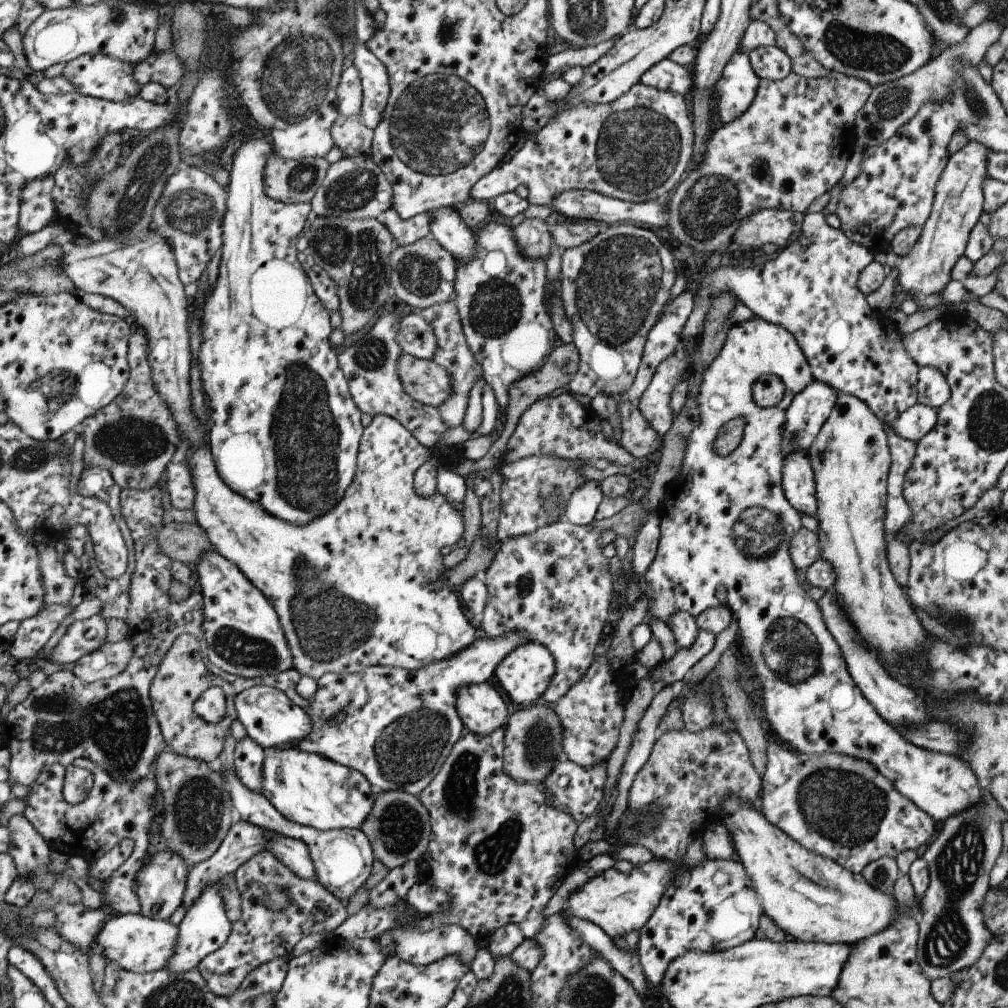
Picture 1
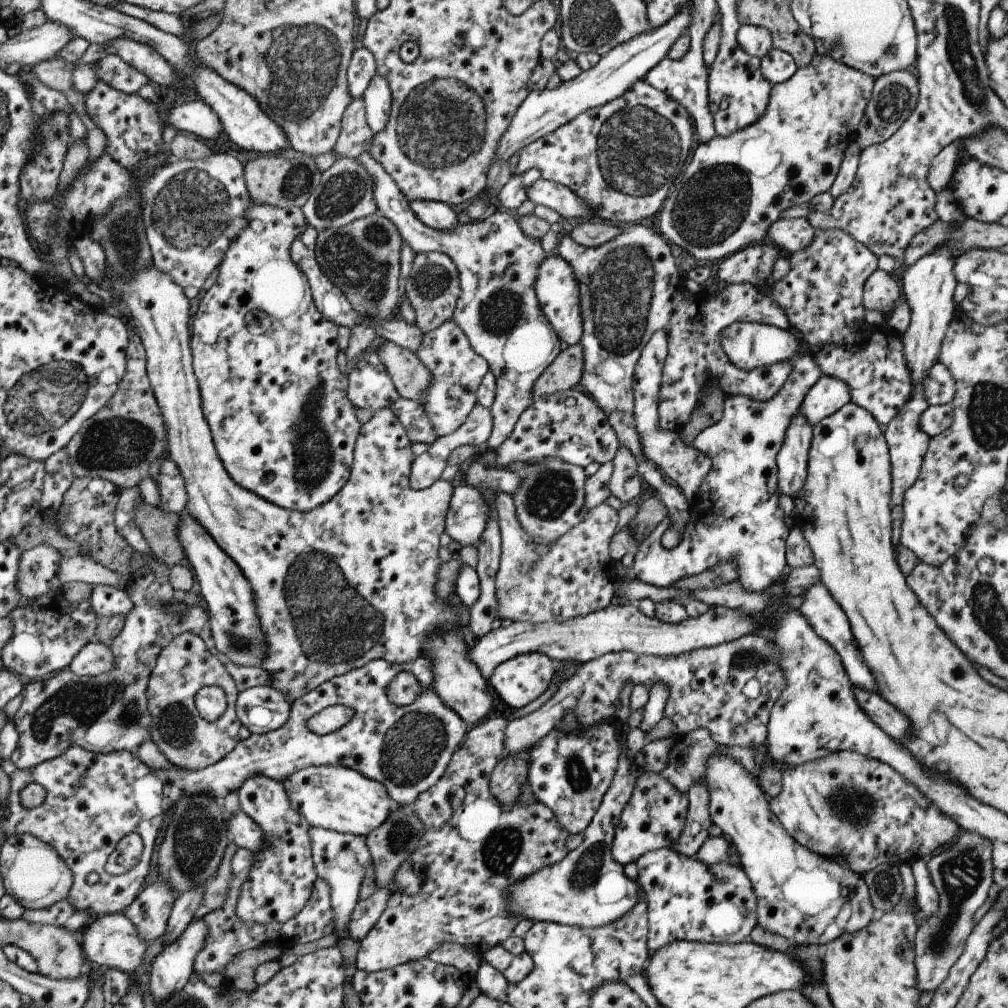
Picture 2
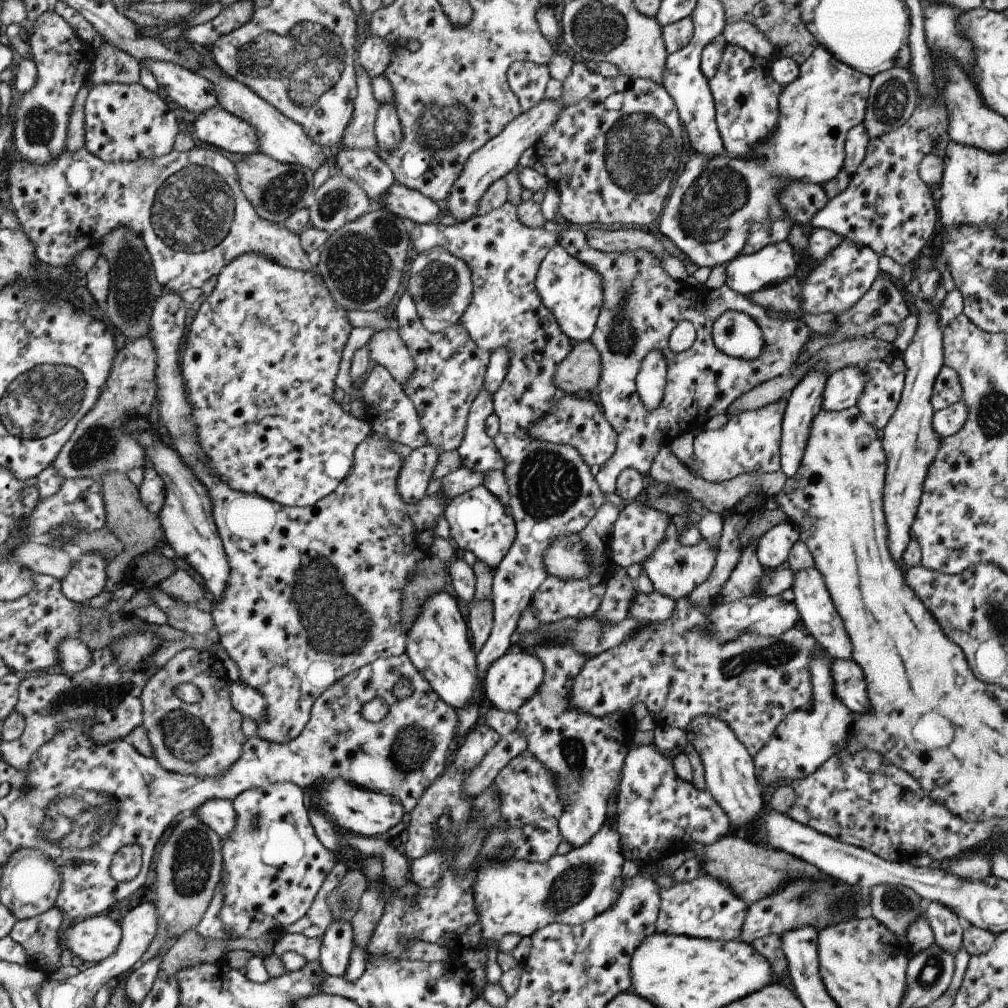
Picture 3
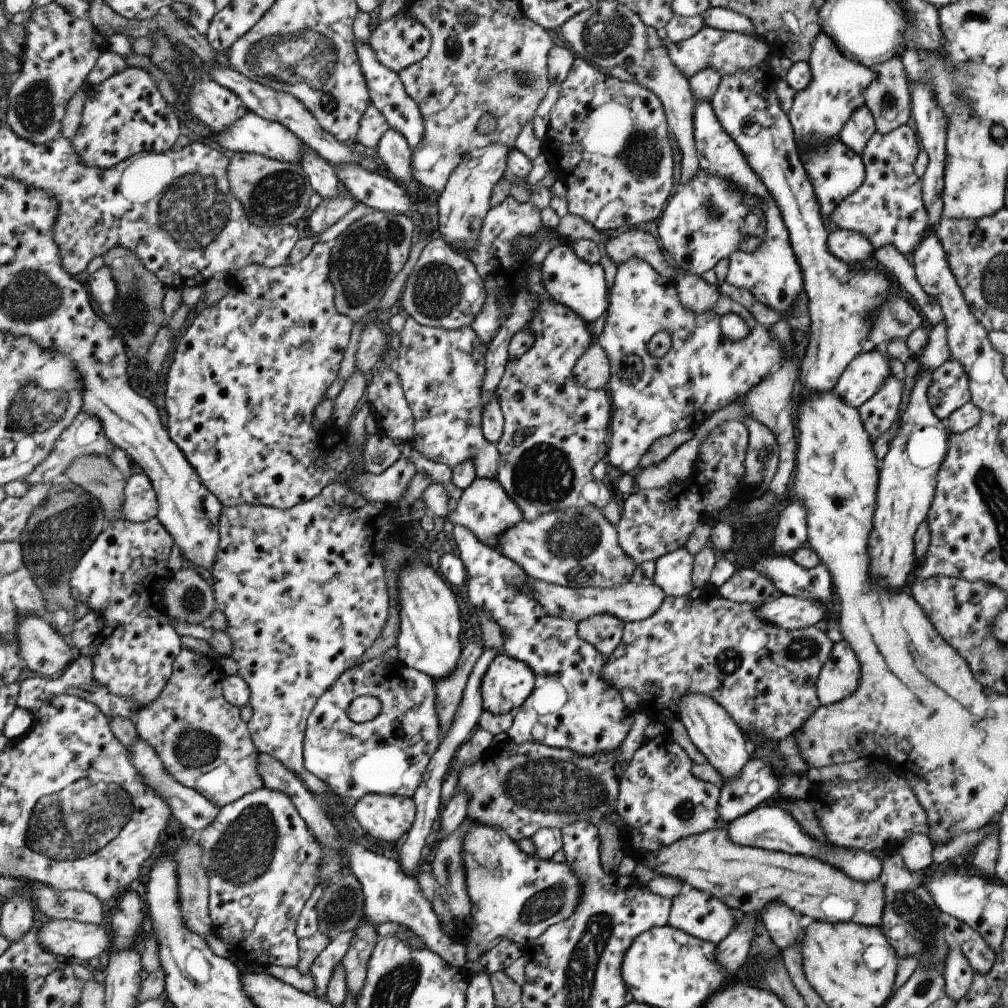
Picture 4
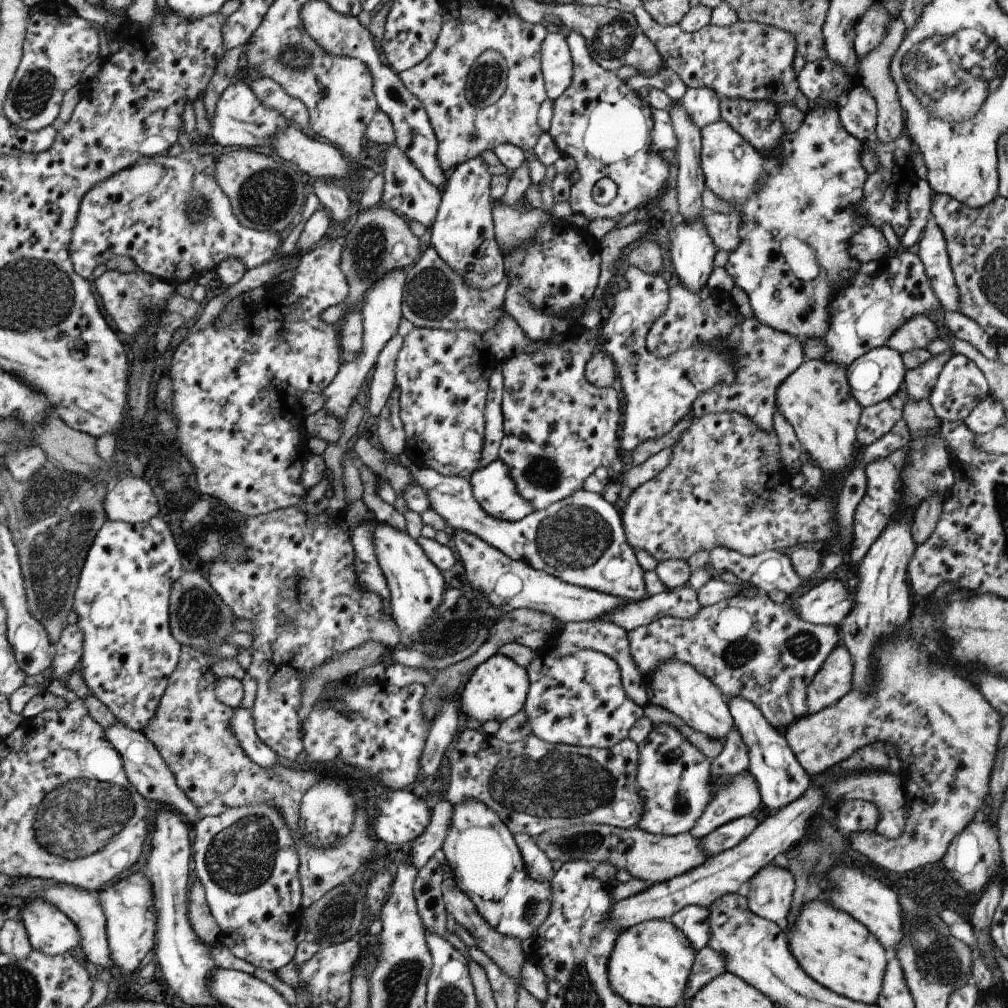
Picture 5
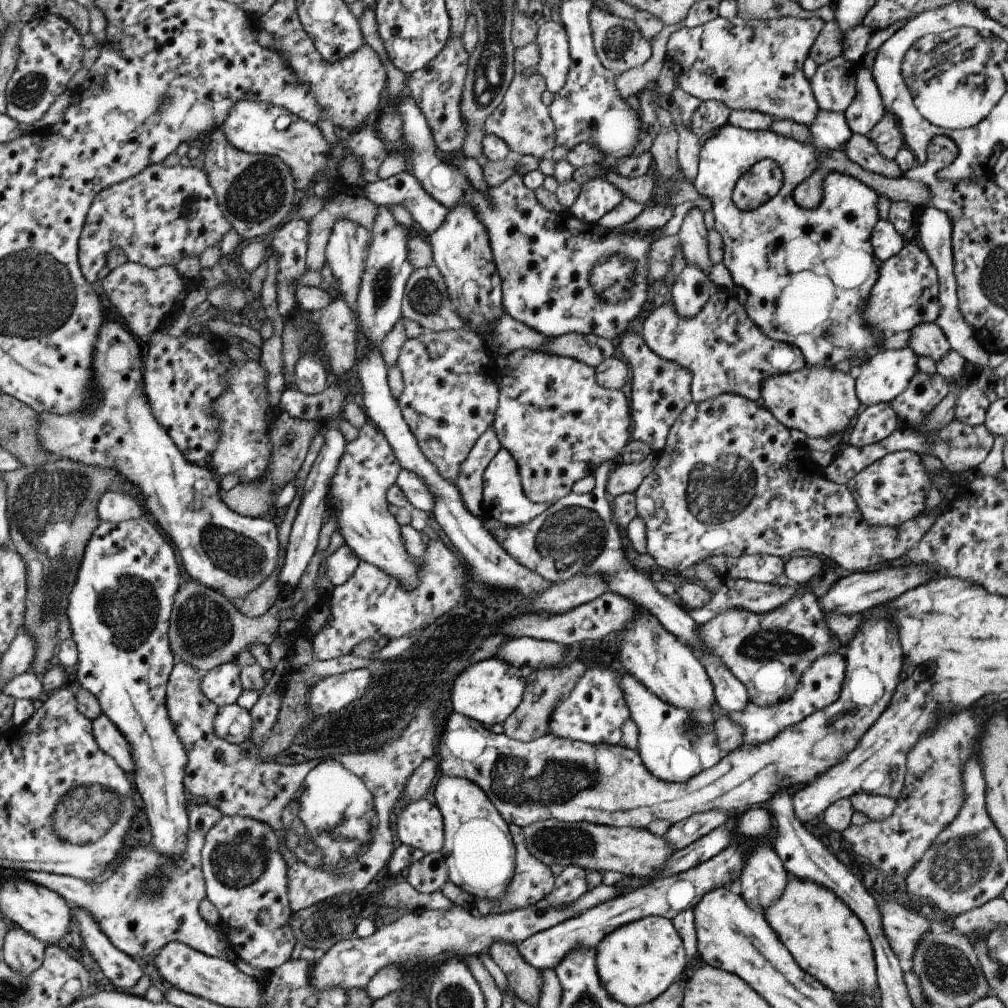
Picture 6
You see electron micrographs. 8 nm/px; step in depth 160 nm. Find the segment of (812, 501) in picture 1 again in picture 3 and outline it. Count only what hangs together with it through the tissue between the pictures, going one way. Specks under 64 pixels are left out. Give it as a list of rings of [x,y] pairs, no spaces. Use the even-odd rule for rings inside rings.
[[[809,370],[805,376],[800,378],[799,383],[786,398],[786,406],[783,410],[780,426],[779,469],[787,478],[793,477],[797,468],[799,468],[799,464],[801,464],[801,458],[809,436],[809,428],[811,428],[811,420],[821,410],[821,392],[823,392],[827,376],[828,374],[821,372],[821,370]]]

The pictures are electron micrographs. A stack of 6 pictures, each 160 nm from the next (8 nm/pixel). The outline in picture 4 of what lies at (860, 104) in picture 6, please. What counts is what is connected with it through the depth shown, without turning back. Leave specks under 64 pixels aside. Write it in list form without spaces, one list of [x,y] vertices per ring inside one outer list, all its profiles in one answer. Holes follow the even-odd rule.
[[[864,105],[853,109],[850,117],[843,123],[837,138],[855,154],[860,155],[869,137],[875,132],[871,111]]]

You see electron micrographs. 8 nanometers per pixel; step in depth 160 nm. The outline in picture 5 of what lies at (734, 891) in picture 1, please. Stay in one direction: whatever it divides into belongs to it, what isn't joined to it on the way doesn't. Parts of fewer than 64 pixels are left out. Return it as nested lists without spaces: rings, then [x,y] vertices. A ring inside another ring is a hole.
[[[687,905],[672,914],[668,920],[680,930],[694,951],[706,946],[709,938],[708,912],[706,907]]]

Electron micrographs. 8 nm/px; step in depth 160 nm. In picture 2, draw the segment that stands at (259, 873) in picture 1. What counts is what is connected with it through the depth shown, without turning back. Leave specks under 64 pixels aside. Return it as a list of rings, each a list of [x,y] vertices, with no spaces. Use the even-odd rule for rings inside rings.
[[[238,847],[231,856],[231,860],[229,860],[230,879],[222,905],[201,916],[208,929],[206,930],[202,947],[194,956],[194,971],[199,978],[202,974],[208,972],[214,972],[218,977],[222,977],[225,964],[238,952],[263,945],[279,946],[285,951],[294,944],[307,944],[307,942],[319,940],[322,936],[332,933],[333,913],[330,909],[330,888],[319,877],[313,881],[312,892],[309,895],[307,904],[293,918],[282,923],[273,921],[264,925],[243,925],[235,916],[234,906],[240,891],[241,881],[247,876],[251,863],[251,852]]]

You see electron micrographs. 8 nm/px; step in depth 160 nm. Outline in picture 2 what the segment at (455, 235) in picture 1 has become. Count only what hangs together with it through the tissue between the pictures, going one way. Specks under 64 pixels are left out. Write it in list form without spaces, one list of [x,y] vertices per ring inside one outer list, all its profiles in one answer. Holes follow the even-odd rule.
[[[412,200],[408,205],[419,222],[435,230],[453,230],[464,218],[439,201]]]

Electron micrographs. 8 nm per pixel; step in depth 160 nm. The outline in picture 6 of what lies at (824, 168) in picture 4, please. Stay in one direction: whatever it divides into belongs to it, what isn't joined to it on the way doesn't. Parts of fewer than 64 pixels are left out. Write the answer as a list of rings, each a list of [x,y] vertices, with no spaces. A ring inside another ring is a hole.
[[[819,108],[813,122],[808,126],[812,137],[808,144],[799,143],[771,132],[748,131],[731,125],[723,125],[719,130],[704,140],[698,154],[698,169],[691,183],[701,195],[710,198],[715,229],[722,238],[722,263],[729,271],[735,286],[741,286],[746,292],[745,309],[751,322],[767,338],[774,341],[789,343],[796,346],[804,358],[805,367],[833,369],[837,362],[851,358],[860,358],[867,362],[879,351],[881,342],[885,339],[881,333],[872,331],[862,319],[862,309],[865,308],[872,286],[878,277],[878,265],[882,262],[874,258],[870,236],[878,218],[878,194],[862,182],[850,176],[830,172],[825,174],[822,182],[821,204],[815,210],[805,210],[793,201],[792,192],[795,186],[805,180],[817,167],[815,152],[841,149],[852,135],[846,123],[846,118],[837,112],[824,111]],[[761,159],[774,160],[780,168],[782,183],[778,193],[757,208],[740,211],[731,202],[731,190],[735,181],[749,167]],[[805,242],[817,244],[819,254],[818,269],[804,270],[800,277],[787,271],[783,260],[787,254],[787,246],[795,246]]]

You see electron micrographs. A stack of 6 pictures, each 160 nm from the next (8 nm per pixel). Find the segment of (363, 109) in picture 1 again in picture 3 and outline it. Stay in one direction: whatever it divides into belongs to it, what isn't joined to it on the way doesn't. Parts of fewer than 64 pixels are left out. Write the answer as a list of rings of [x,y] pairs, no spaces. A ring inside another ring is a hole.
[[[381,104],[374,121],[376,146],[382,150],[395,150],[401,142],[401,125],[393,104]]]

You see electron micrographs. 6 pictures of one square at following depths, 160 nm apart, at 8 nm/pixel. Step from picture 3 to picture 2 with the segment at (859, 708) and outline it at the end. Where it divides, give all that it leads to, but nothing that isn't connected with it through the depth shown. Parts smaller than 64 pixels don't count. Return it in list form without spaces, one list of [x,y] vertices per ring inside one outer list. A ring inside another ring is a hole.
[[[853,687],[852,693],[857,706],[892,739],[898,741],[908,733],[909,722],[897,710],[893,710],[885,700],[873,691]]]

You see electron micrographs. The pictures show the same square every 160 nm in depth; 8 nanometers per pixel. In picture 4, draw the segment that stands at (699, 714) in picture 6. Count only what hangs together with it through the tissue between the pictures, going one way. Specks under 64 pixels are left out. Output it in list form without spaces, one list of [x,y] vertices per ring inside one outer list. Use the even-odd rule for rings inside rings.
[[[666,729],[654,739],[645,740],[629,759],[627,768],[618,780],[617,814],[622,818],[621,831],[631,846],[638,850],[656,851],[683,837],[699,834],[706,830],[716,829],[720,824],[717,814],[717,801],[720,787],[699,780],[691,774],[692,760],[685,751],[672,739]]]

